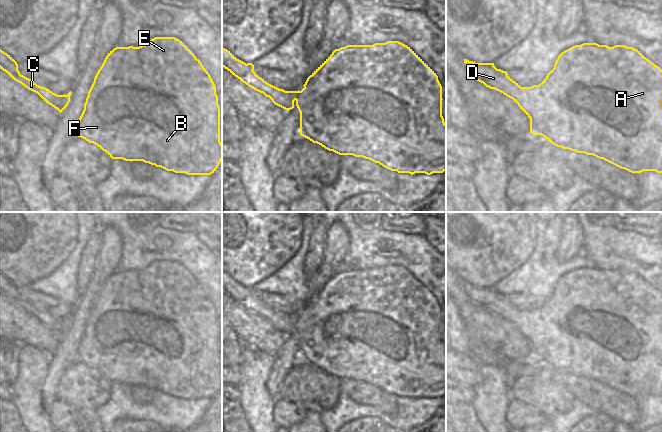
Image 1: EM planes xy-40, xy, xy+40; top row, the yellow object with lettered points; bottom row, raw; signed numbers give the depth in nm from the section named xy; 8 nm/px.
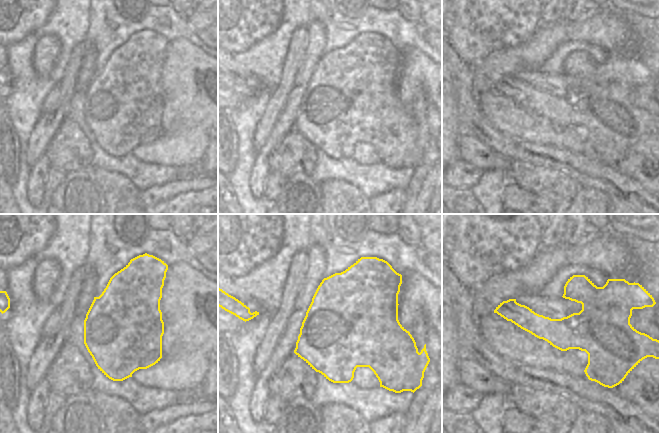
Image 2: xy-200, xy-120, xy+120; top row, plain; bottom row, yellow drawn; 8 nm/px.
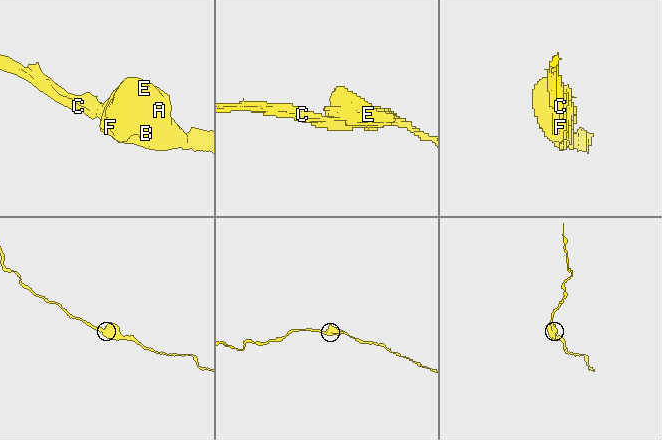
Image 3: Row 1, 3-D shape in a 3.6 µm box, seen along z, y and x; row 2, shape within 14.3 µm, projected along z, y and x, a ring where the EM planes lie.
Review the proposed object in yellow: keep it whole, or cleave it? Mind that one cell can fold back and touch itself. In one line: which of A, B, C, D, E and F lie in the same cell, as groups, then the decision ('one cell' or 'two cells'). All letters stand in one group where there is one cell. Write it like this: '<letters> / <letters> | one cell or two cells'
A B C D E F | one cell

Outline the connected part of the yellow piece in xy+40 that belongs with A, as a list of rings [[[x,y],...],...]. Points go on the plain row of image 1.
[[[594,266],[575,269],[563,275],[558,280],[554,288],[554,292],[547,298],[546,302],[539,309],[533,309],[531,311],[521,311],[508,300],[506,295],[497,293],[494,290],[494,287],[475,287],[467,283],[464,283],[464,287],[474,303],[483,307],[490,313],[495,313],[503,317],[518,328],[520,333],[530,342],[531,358],[541,359],[557,371],[569,373],[577,377],[593,379],[634,398],[641,397],[643,395],[662,397],[662,293],[647,283],[637,273],[627,271],[625,269],[609,271],[607,269],[599,269]]]

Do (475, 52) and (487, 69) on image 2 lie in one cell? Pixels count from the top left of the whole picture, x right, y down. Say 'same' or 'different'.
different

